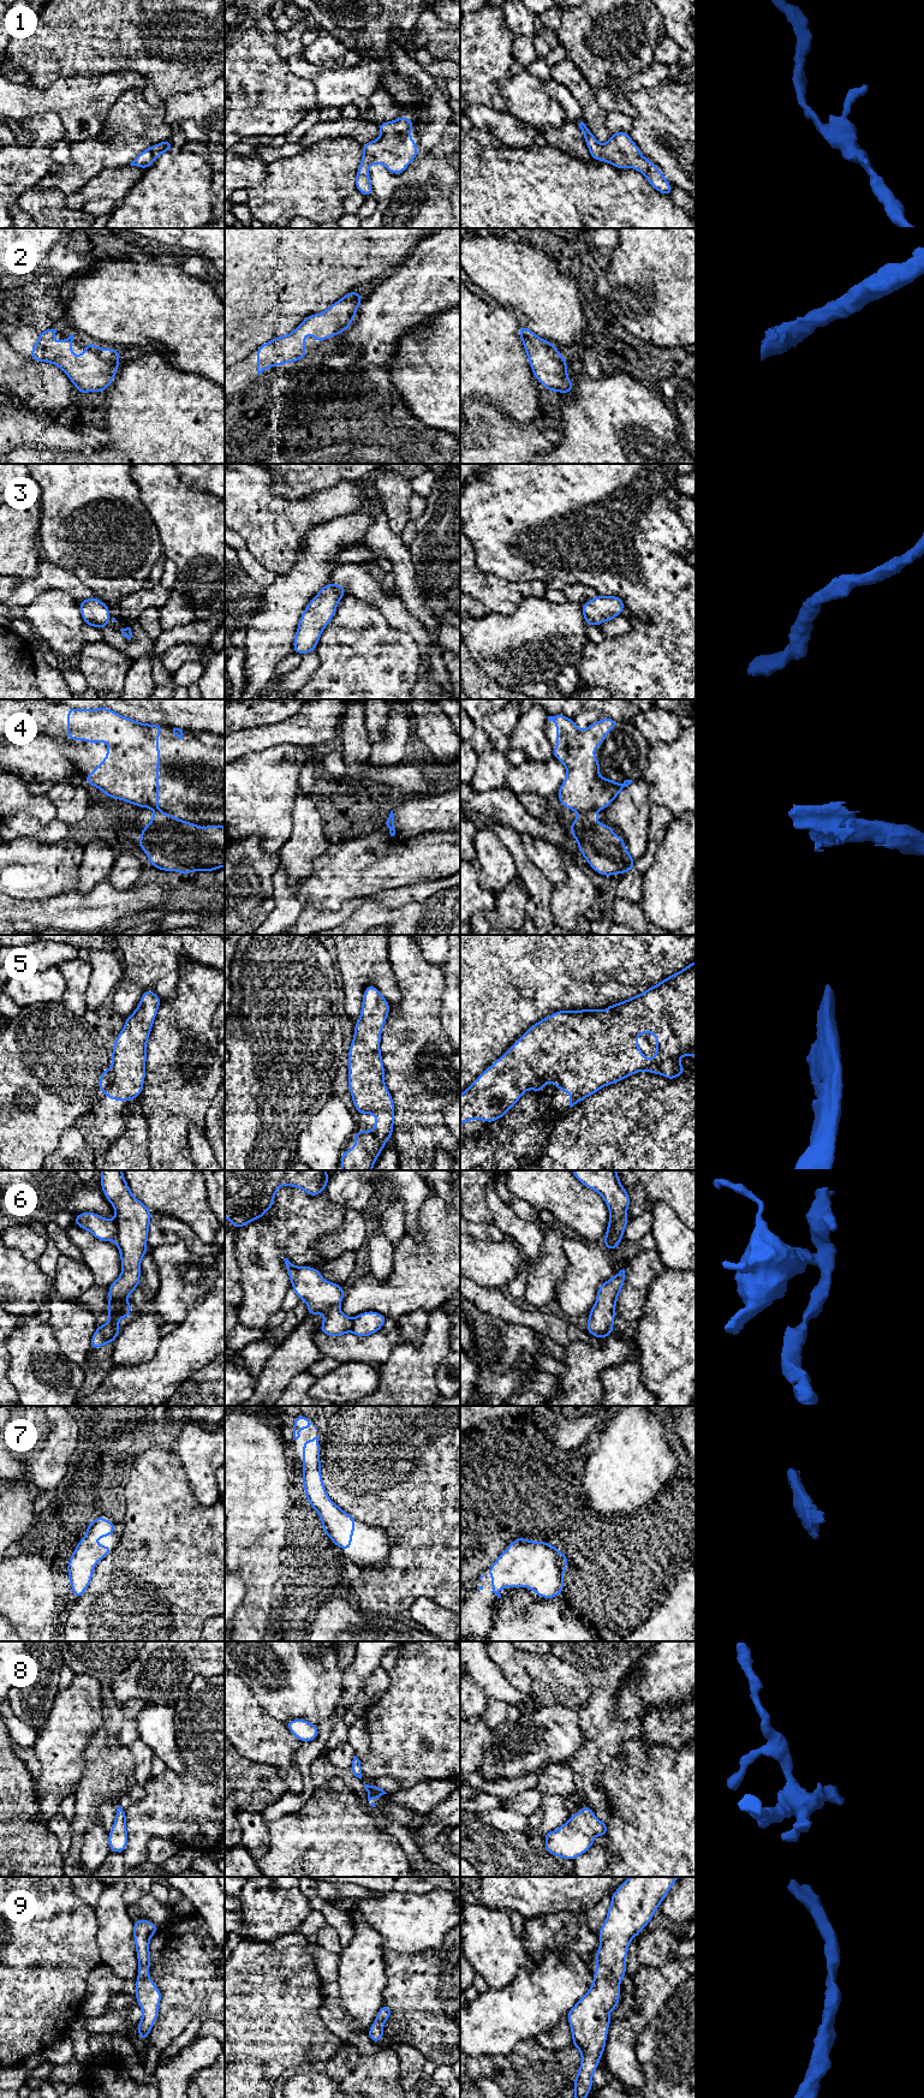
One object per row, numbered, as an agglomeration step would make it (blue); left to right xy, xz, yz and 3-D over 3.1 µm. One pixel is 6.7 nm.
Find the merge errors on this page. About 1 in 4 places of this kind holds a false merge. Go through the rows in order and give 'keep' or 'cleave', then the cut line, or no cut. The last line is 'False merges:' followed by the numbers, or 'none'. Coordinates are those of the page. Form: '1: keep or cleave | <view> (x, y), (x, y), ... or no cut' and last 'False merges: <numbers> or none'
1: keep | no cut
2: keep | no cut
3: keep | no cut
4: cleave | yz (596, 809), (580, 812)
5: keep | no cut
6: cleave | xy (114, 1220), (117, 1226), (115, 1239)
7: keep | no cut
8: keep | no cut
9: keep | no cut
False merges: 4, 6

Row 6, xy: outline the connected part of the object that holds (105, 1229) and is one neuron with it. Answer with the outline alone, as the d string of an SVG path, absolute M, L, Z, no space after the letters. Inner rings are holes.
M91 1211L76 1215L74 1226L89 1230L101 1241L115 1240L118 1233L115 1220L103 1218Z

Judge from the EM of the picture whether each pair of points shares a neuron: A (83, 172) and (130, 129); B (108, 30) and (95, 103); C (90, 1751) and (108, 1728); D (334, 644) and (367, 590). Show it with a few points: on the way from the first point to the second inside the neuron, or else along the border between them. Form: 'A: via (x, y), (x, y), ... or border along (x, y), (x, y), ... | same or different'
A: via (95, 160), (118, 141) | same
B: border along (127, 70), (113, 70), (90, 76), (71, 76) | different
C: via (96, 1745), (105, 1734) | same
D: border along (346, 594), (375, 605), (383, 617) | different

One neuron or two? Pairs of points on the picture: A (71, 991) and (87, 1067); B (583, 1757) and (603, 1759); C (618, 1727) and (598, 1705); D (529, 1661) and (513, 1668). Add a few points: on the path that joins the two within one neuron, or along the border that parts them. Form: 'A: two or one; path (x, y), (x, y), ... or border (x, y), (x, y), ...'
A: two; border (60, 1002), (73, 1013), (83, 1015)
B: one; path (588, 1760), (598, 1760)
C: one; path (612, 1722), (601, 1711)
D: two; border (514, 1654), (516, 1661), (531, 1680), (531, 1691)

